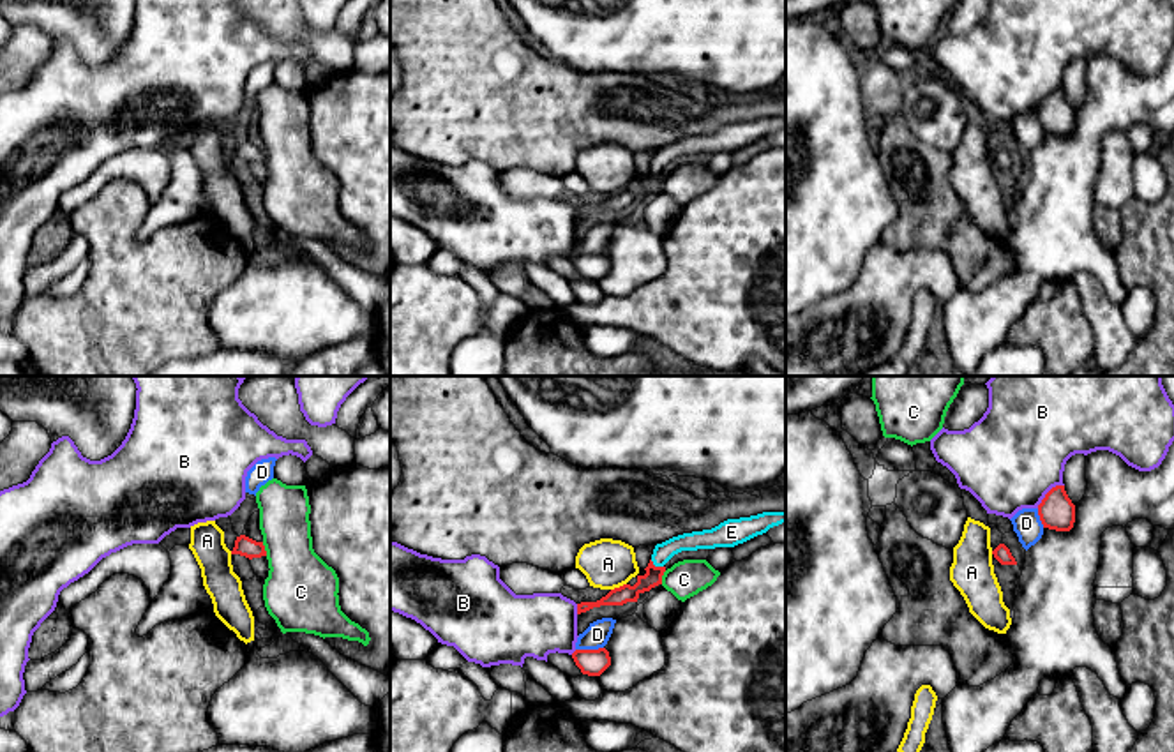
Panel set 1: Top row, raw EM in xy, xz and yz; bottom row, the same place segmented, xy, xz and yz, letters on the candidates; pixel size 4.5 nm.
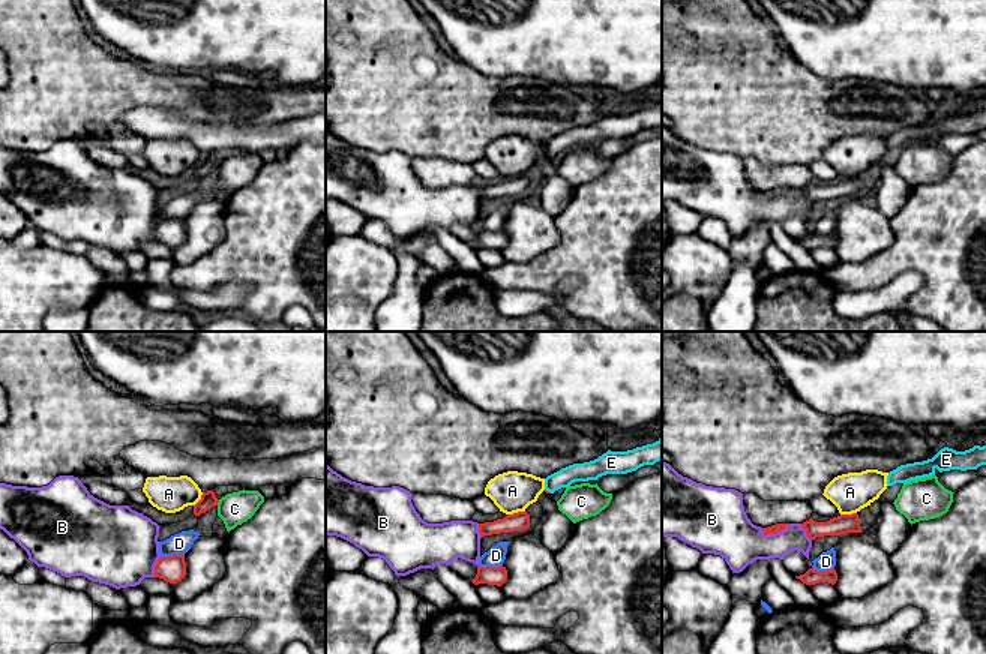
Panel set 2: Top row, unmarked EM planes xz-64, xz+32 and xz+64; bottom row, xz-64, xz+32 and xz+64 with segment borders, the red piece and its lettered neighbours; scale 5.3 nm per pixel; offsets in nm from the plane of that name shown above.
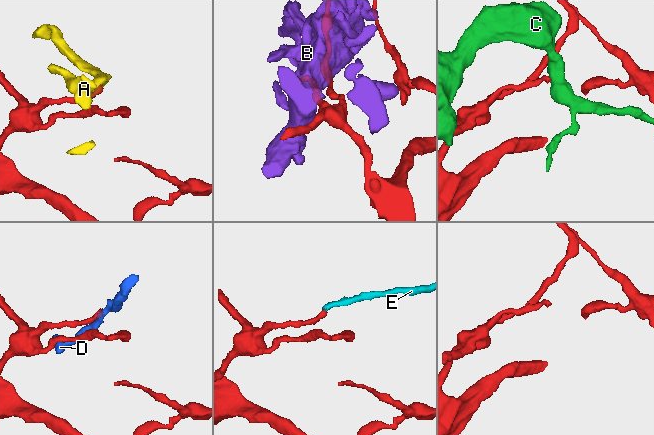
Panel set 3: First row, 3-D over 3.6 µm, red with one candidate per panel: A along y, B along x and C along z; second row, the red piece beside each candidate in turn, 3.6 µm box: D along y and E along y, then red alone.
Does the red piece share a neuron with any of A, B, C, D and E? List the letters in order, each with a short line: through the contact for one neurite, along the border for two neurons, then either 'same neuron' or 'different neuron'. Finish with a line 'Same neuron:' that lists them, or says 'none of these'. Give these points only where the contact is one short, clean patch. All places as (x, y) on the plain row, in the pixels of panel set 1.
A: xz (625, 188), (611, 195) | different neuron
B: different neuron
C: xy (262, 147), (267, 159) | different neuron
D: different neuron
E: xz (654, 179), (657, 172), (662, 157) | same neuron
Same neuron: E

